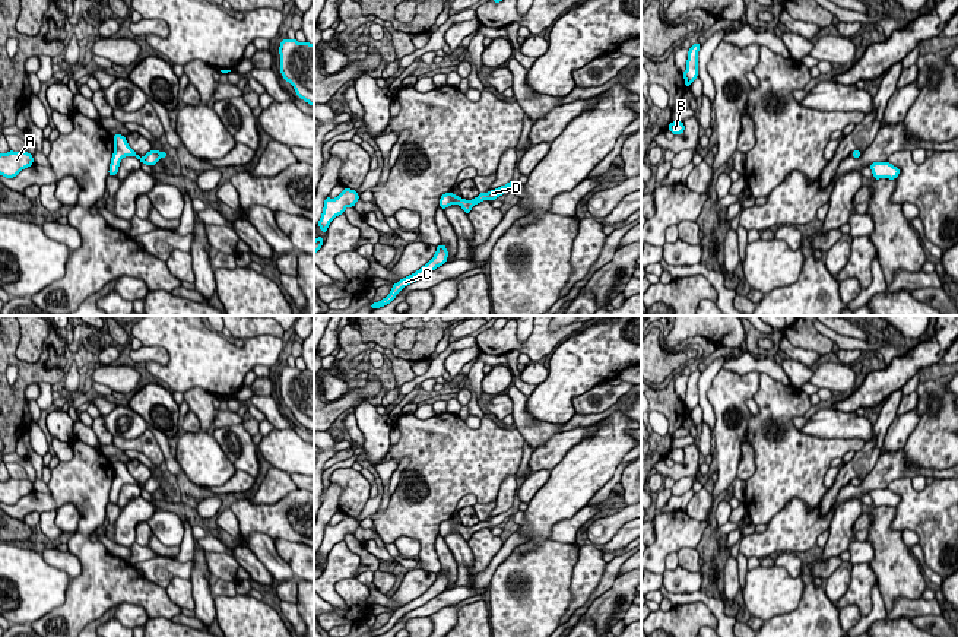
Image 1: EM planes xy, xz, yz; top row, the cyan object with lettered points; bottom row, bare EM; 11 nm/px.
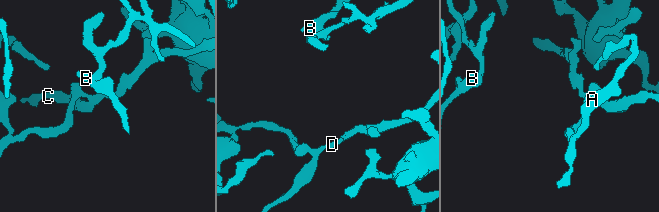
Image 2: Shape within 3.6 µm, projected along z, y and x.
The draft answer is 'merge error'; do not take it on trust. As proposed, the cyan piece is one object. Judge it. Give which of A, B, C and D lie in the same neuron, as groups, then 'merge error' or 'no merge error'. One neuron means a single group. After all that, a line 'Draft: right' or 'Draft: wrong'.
A B C D; no merge error
Draft: wrong

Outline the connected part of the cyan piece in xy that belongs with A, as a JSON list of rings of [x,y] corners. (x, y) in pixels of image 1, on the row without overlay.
[[[9,478],[6,482],[0,481],[0,503],[13,506],[32,491],[34,485],[29,479]]]

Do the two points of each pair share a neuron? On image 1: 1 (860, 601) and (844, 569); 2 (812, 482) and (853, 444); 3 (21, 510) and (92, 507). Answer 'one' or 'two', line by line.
1: two
2: one
3: one

